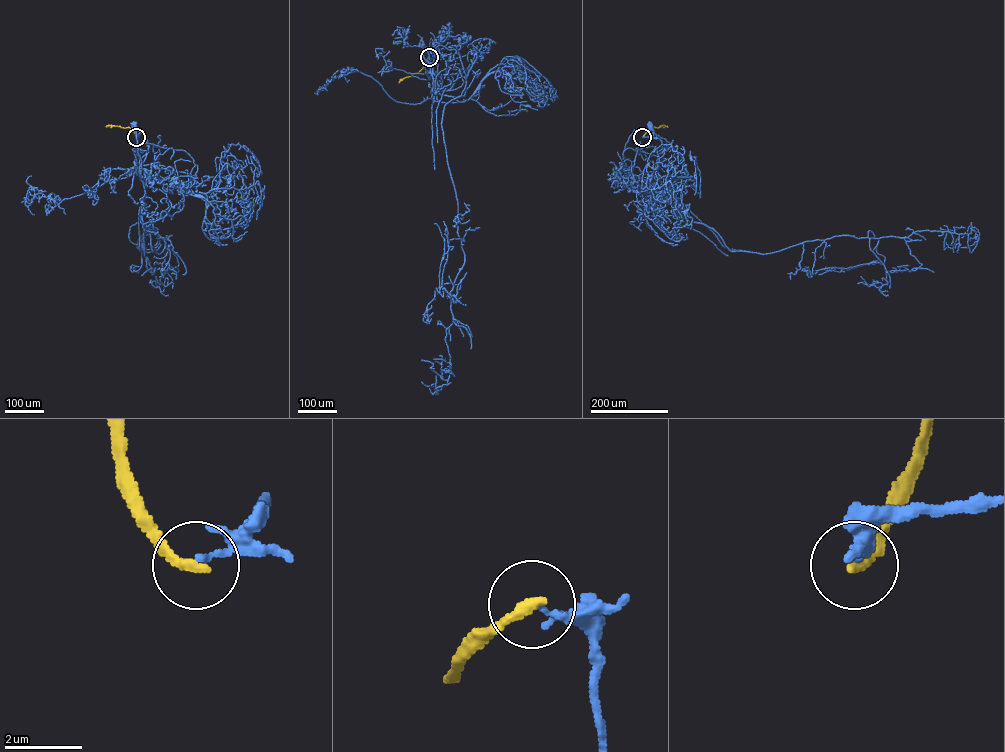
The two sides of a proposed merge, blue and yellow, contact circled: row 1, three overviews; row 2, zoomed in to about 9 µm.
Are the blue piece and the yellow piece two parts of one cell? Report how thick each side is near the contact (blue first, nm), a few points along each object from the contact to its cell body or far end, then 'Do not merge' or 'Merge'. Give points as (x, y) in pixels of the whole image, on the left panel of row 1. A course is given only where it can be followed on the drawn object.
Thickness 130 nm (blue) against 280 nm. Course of blue: (136, 137), (134, 125). Course of yellow: (136, 137), (129, 127), (106, 127). Do not merge

